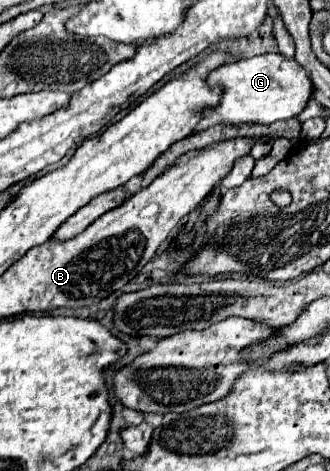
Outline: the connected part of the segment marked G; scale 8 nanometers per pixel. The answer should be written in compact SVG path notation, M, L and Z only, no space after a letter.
M262 54L256 58L238 60L214 70L208 76L210 84L222 84L226 88L222 102L216 108L204 112L204 118L220 118L226 124L270 124L298 116L312 100L314 84L304 68L282 54Z

